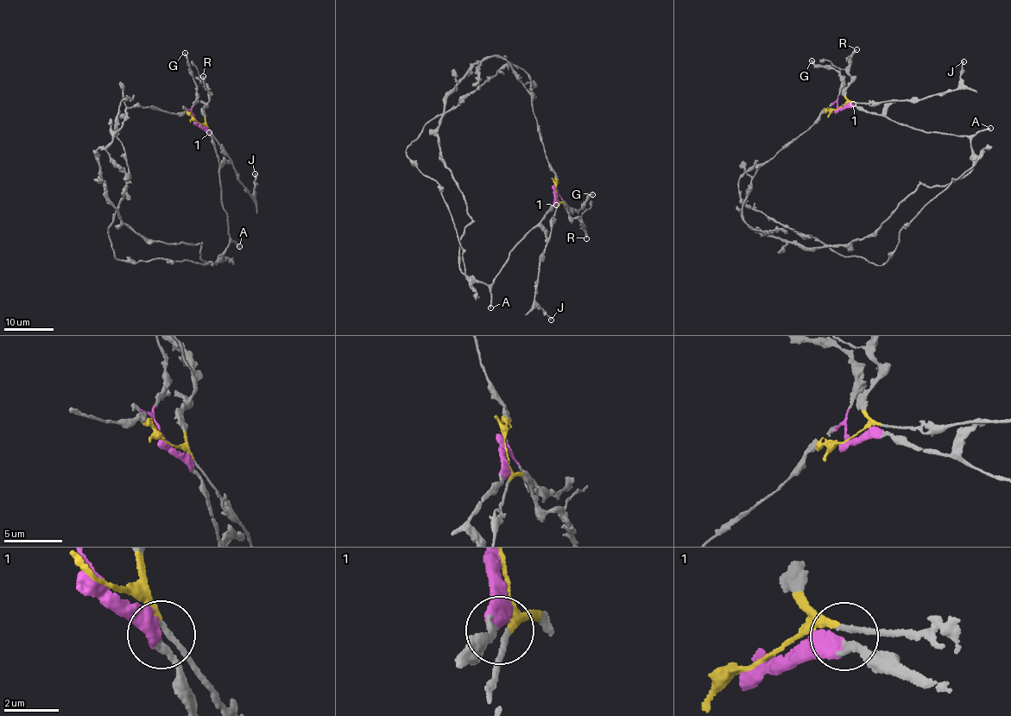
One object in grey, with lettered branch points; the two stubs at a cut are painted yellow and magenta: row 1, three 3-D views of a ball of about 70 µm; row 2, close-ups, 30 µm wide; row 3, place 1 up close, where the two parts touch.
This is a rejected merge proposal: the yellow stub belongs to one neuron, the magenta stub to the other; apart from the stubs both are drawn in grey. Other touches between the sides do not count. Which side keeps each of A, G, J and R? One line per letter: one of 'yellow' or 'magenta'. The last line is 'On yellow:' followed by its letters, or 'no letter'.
A: magenta
G: magenta
J: yellow
R: yellow
On yellow: J, R

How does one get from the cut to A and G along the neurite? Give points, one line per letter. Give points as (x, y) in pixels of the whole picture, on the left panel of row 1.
A: (197, 122), (209, 131), (216, 147), (230, 237), (239, 246)
G: (197, 122), (192, 112), (197, 89), (184, 53)

